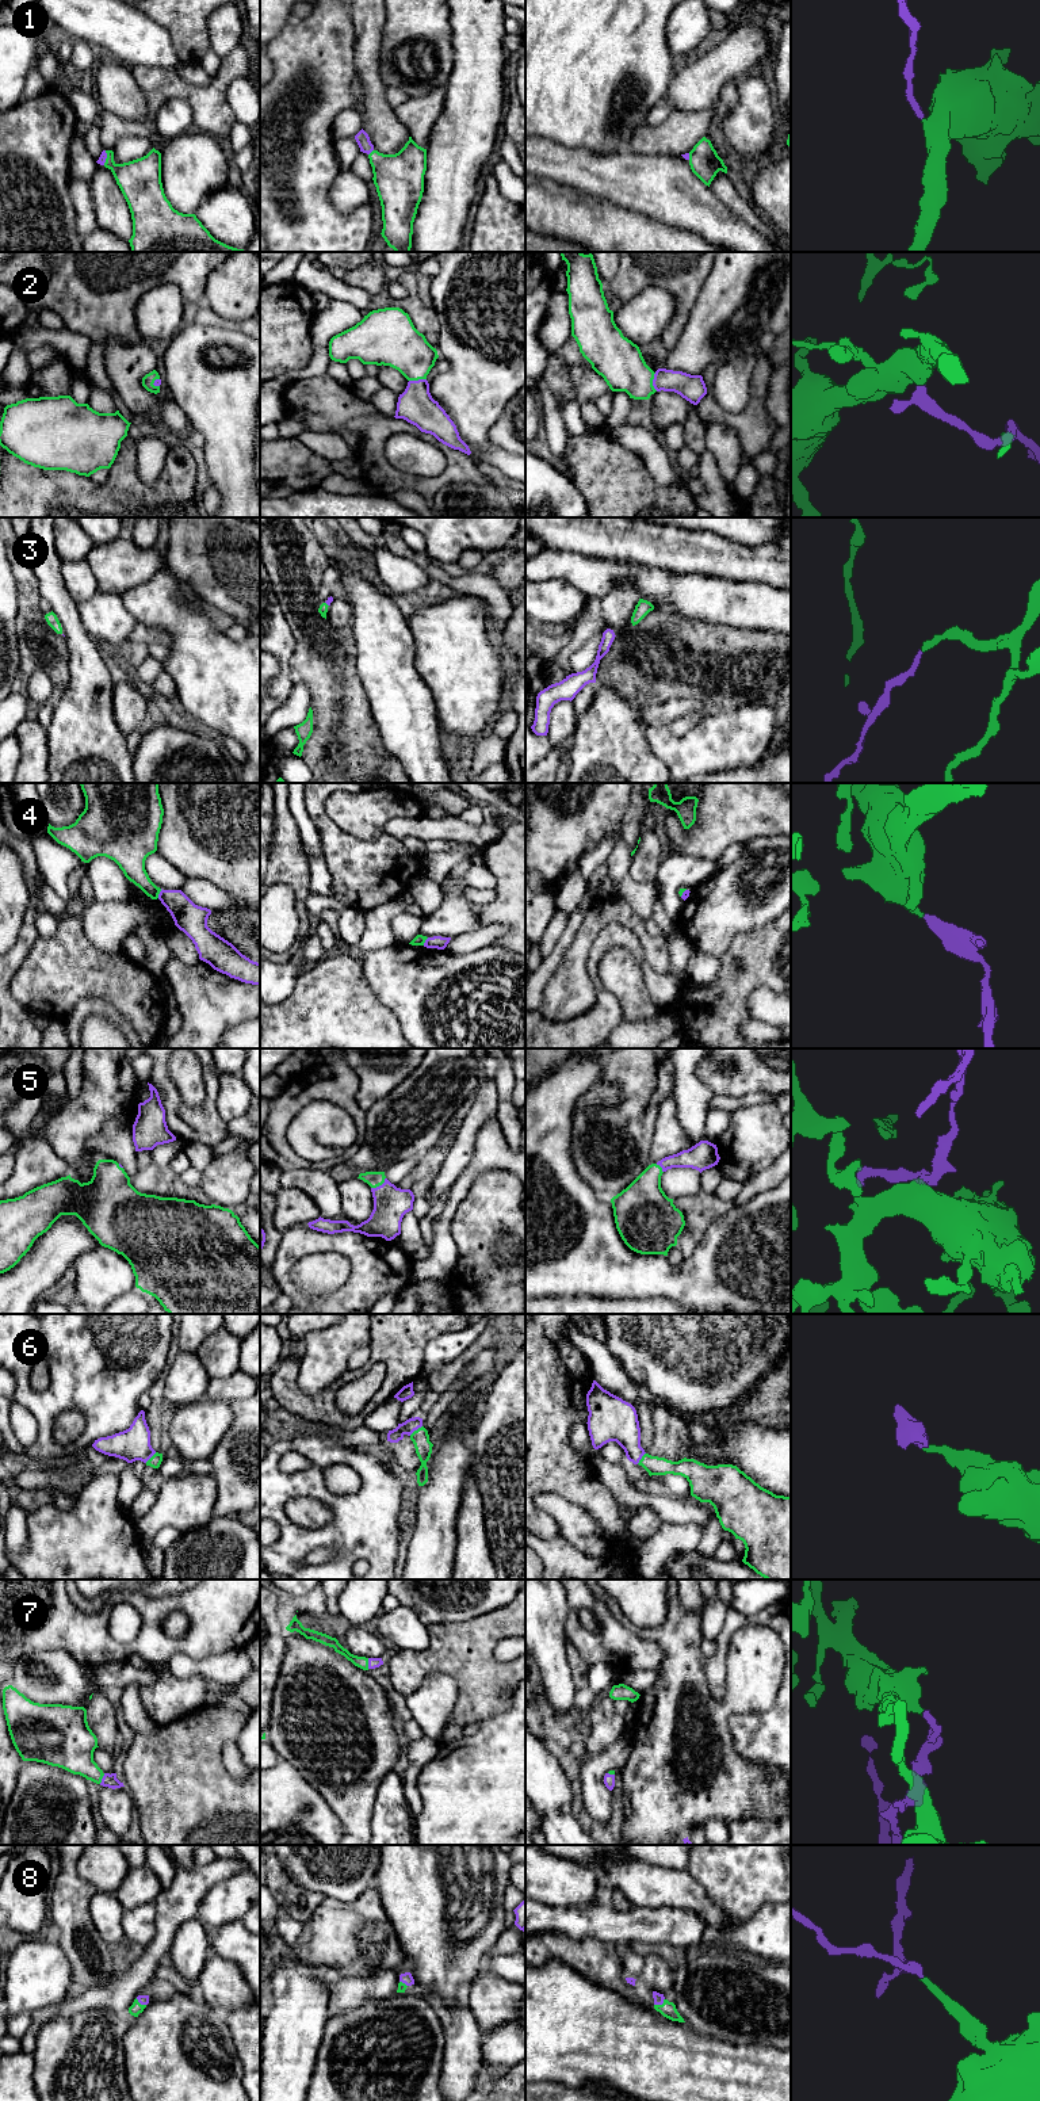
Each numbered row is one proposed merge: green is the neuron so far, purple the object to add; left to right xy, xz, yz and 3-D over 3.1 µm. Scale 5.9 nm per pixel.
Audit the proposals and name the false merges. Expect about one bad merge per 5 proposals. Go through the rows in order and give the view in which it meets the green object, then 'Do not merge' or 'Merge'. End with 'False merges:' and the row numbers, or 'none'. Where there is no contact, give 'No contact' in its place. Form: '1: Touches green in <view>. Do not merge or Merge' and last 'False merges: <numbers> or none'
1: Touches green in xz. Merge
2: Touches green in yz. Merge
3: Touches green in xz. Merge
4: Touches green in xy. Merge
5: Touches green in xz. Merge
6: Touches green in xz. Merge
7: Touches green in xy. Merge
8: Touches green in yz. Merge
False merges: none

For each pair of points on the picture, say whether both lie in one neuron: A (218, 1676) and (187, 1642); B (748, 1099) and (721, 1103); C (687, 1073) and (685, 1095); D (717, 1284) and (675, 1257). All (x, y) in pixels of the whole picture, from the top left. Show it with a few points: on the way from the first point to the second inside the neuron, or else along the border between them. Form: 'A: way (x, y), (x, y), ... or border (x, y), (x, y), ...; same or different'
A: border (233, 1649), (201, 1660), (180, 1653), (172, 1657); different
B: way (741, 1103), (727, 1103); same
C: way (687, 1078), (687, 1089); same
D: border (665, 1256), (675, 1264), (684, 1257); different

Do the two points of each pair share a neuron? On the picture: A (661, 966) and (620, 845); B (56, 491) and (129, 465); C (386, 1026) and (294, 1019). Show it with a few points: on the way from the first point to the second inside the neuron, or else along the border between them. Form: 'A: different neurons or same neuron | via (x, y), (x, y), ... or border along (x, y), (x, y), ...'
A: different neurons | border along (620, 897), (643, 920)
B: same neuron | via (75, 491), (104, 491), (111, 484)
C: same neuron | via (363, 1026), (317, 1026)

